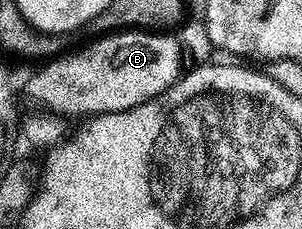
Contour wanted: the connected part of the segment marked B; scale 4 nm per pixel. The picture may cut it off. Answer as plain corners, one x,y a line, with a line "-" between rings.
126,29
104,34
91,42
93,43
88,47
83,47
72,55
60,54
52,58
52,63
45,64
28,81
28,93
37,102
44,103
42,106
48,112
62,117
90,117
124,111
165,93
177,82
184,70
184,48
171,33

